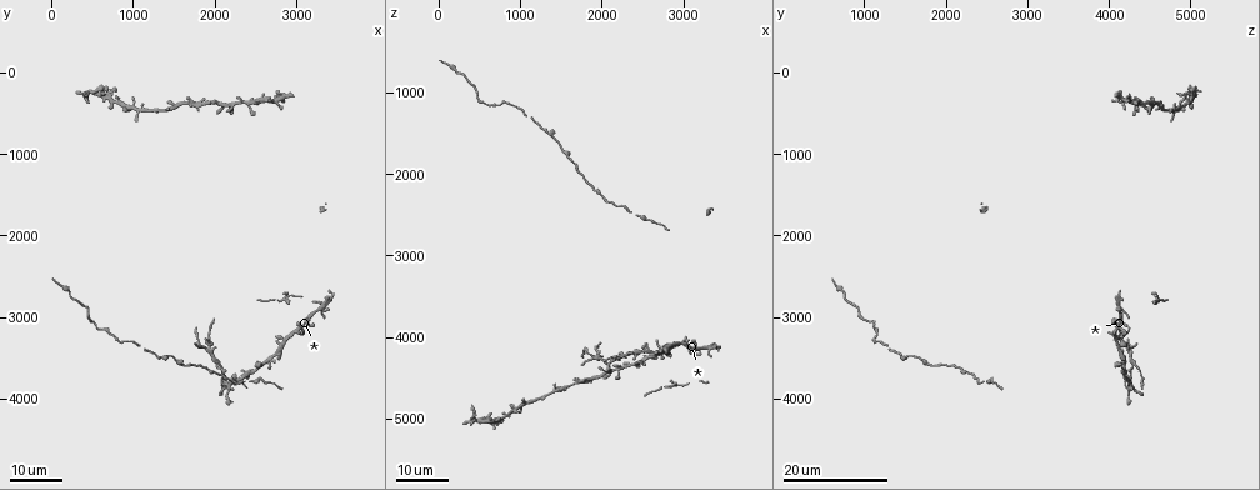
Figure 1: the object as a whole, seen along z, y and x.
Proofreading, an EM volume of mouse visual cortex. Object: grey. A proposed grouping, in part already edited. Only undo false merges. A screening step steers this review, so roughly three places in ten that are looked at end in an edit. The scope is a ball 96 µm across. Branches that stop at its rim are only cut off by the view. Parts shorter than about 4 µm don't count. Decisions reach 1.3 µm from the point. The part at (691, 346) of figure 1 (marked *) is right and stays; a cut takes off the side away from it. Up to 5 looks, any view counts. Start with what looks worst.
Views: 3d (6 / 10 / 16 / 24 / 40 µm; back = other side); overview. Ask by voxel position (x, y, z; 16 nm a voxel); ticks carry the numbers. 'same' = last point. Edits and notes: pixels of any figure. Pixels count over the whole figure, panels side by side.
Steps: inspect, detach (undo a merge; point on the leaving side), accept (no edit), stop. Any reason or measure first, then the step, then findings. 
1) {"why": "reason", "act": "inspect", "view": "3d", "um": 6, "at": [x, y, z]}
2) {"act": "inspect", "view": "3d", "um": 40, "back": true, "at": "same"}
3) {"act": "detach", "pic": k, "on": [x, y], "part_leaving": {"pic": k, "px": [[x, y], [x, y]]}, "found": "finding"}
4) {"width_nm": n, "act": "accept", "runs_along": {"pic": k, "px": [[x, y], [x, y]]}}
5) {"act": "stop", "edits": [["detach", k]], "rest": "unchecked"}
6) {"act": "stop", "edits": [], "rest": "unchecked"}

{"why": "thick turns thin", "act": "inspect", "view": "3d", "um": 16, "at": [2850, 2750, 4600]}

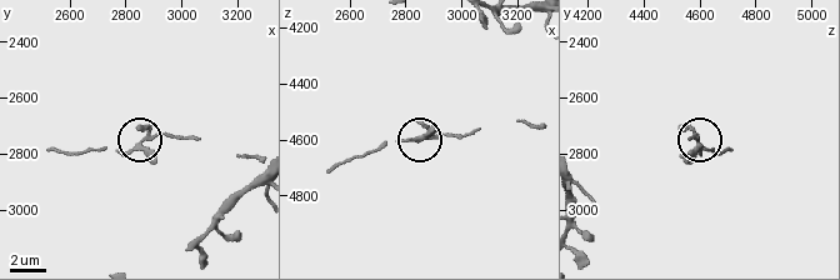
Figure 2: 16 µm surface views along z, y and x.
{"act": "inspect", "view": "3d", "um": 6, "at": [2850, 2770, 4590]}

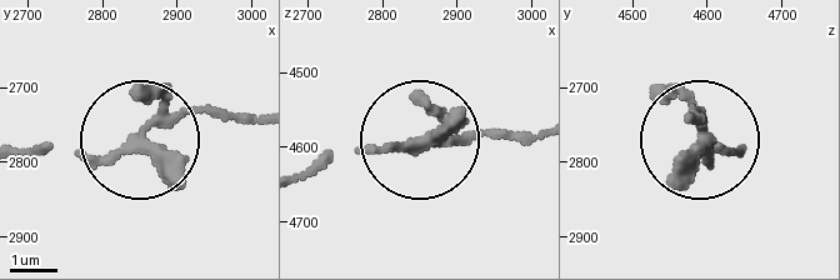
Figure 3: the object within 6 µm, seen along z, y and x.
{"width_nm": 220, "act": "accept", "found": "one neuron here"}

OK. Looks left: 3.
{"why": "branch point", "act": "inspect", "view": "3d", "um": 16, "at": [2400, 400, 4300]}

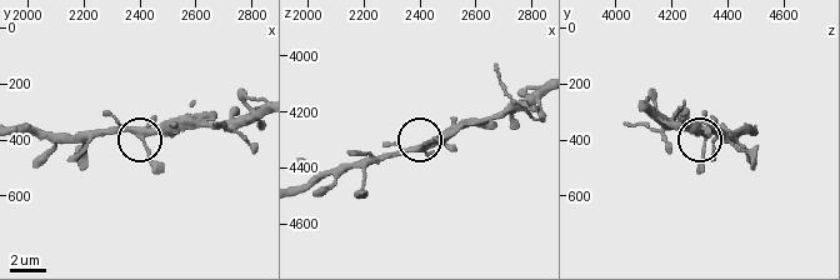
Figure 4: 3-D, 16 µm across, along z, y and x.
{"why": "closer look", "act": "inspect", "view": "3d", "um": 6, "at": [2410, 410, 4310]}

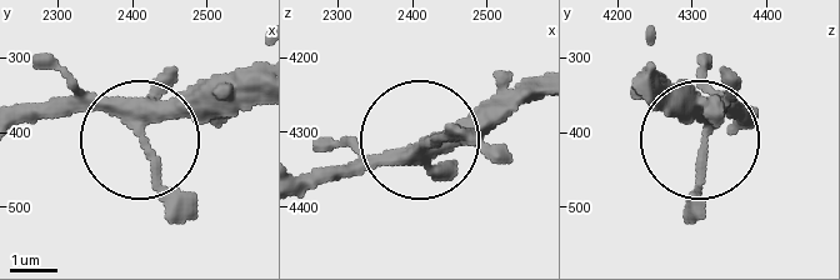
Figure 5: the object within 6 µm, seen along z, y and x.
{"side_arm_um": 41, "act": "accept", "found": "all the same neuron"}

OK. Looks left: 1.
{"act": "stop", "edits": [], "rest": "unchecked"}

